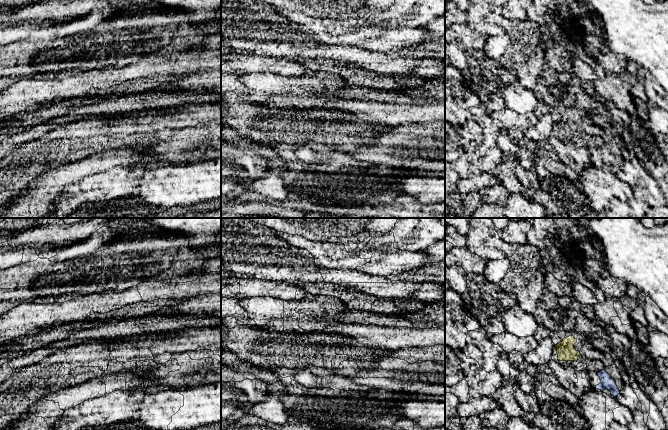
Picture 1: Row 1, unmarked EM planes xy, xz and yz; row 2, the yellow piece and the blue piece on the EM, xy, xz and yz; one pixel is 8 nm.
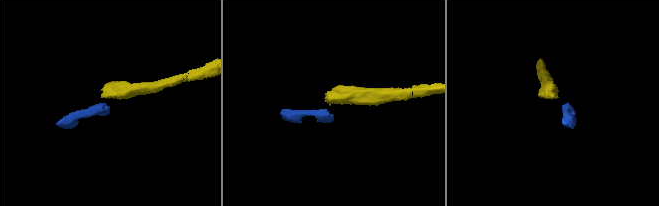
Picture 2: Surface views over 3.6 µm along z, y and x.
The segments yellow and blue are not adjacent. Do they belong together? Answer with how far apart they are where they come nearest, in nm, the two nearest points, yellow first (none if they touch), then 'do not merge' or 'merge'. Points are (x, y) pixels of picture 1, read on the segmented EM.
gap 200 nm; span yz (577, 359), (597, 373); do not merge

